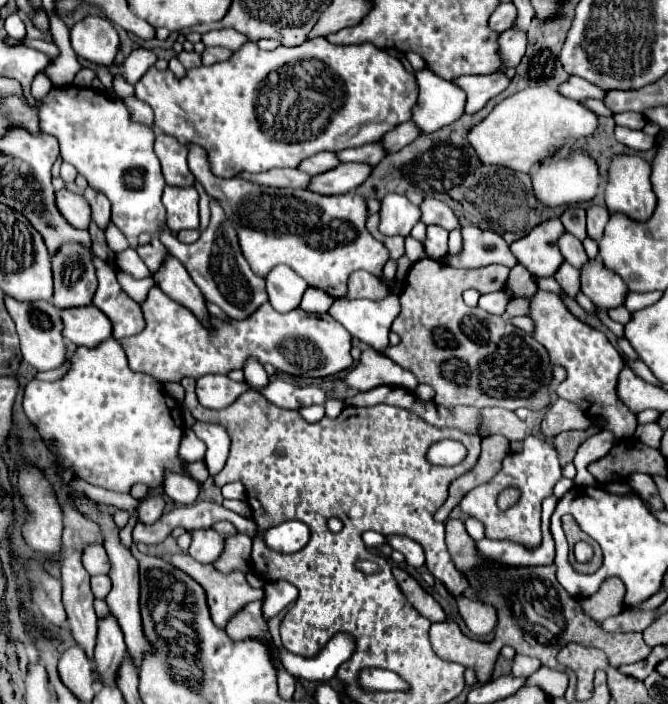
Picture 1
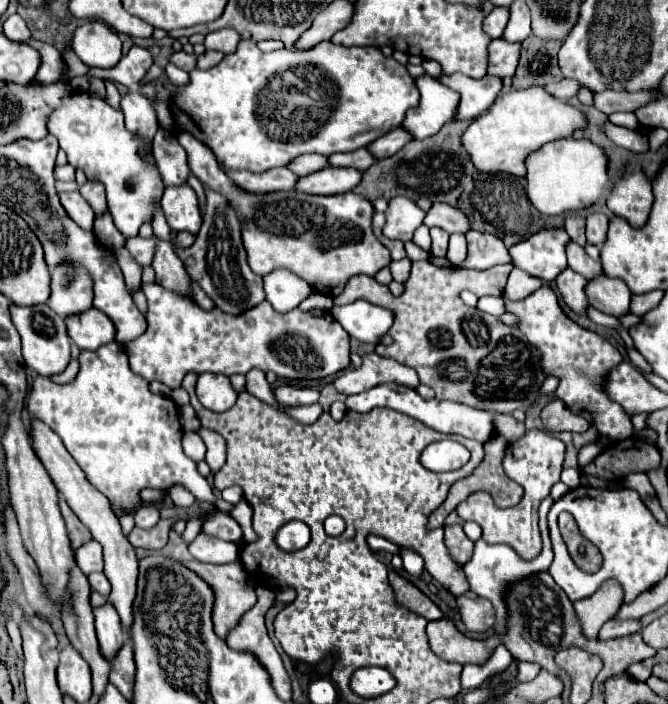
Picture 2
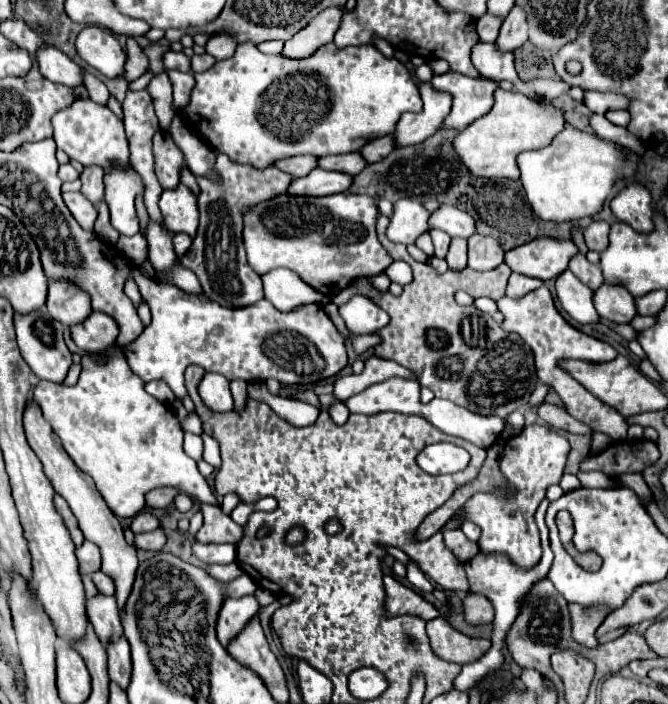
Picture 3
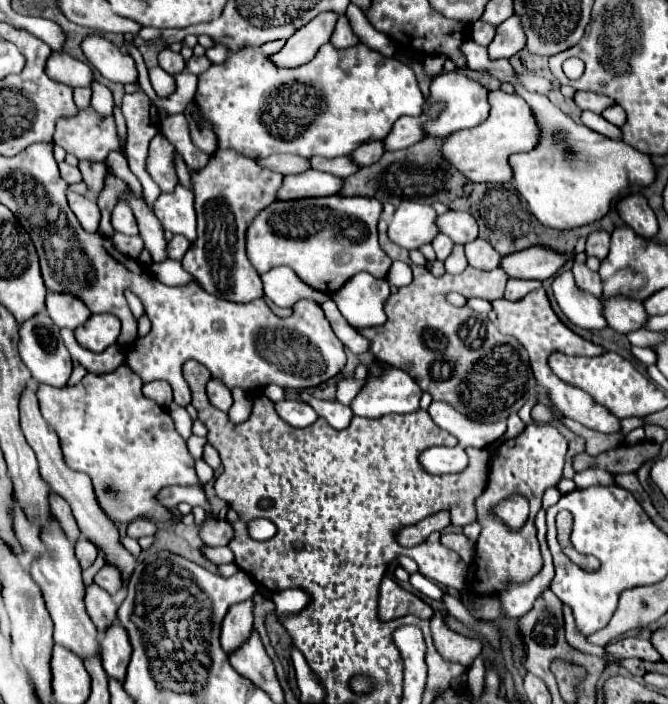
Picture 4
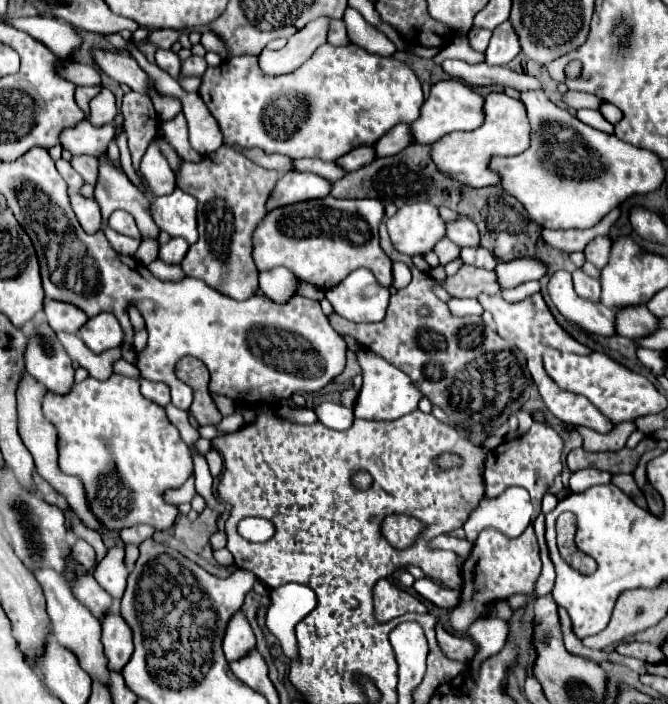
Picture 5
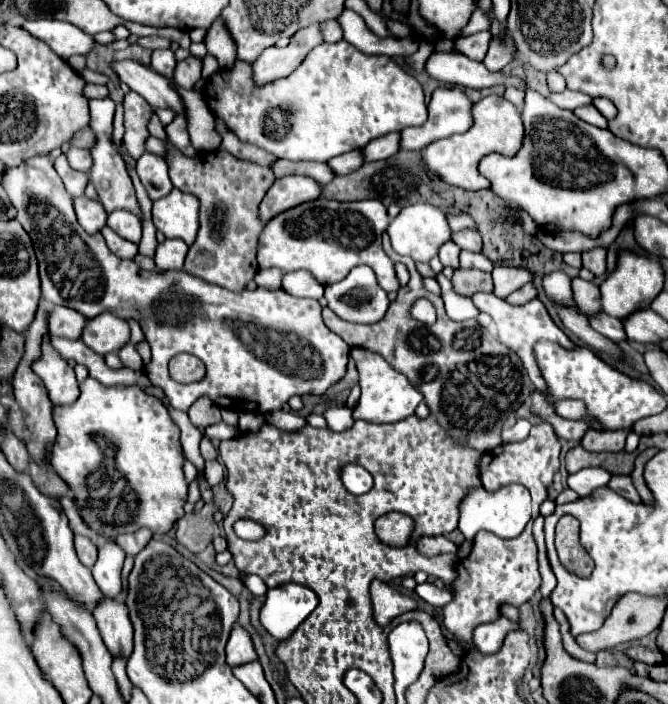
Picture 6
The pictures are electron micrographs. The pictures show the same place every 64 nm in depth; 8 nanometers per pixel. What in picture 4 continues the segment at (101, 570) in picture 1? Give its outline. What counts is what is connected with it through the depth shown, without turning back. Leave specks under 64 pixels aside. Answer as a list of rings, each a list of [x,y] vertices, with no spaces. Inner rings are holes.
[[[80,538],[80,540],[76,542],[74,550],[76,550],[76,558],[78,558],[82,570],[86,570],[88,566],[92,566],[92,562],[96,560],[96,554],[98,554],[96,546],[94,546],[90,540],[86,540],[86,538]]]

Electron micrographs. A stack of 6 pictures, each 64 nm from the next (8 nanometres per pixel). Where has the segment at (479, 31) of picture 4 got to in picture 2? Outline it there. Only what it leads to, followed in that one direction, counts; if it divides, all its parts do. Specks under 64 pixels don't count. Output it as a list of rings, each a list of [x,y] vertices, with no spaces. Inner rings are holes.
[[[494,8],[486,18],[484,18],[484,32],[496,40],[504,32],[504,26],[508,22],[508,8]]]

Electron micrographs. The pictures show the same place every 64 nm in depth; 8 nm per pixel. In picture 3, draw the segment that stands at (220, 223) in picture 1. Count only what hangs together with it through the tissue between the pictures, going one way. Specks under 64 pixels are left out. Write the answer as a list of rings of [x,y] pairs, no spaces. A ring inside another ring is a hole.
[[[138,90],[138,92],[126,92],[126,98],[122,102],[122,110],[124,110],[124,128],[126,128],[126,136],[130,142],[130,164],[132,168],[140,174],[142,182],[144,182],[144,204],[146,210],[150,214],[153,221],[159,223],[164,228],[163,218],[158,210],[158,198],[160,198],[160,184],[154,176],[154,158],[152,158],[152,136],[156,134],[156,130],[160,130],[158,118],[154,114],[154,104],[152,98],[148,94],[148,90]],[[226,154],[216,156],[214,172],[220,174],[220,182],[214,182],[206,176],[198,176],[199,226],[186,256],[182,258],[182,265],[192,270],[200,284],[204,294],[212,300],[226,304],[226,306],[248,306],[264,298],[262,294],[262,280],[256,272],[252,272],[244,242],[242,242],[242,218],[248,210],[252,210],[256,204],[262,204],[266,200],[272,200],[286,192],[288,182],[292,180],[290,174],[284,174],[282,170],[270,168],[254,168],[248,164],[232,162]]]

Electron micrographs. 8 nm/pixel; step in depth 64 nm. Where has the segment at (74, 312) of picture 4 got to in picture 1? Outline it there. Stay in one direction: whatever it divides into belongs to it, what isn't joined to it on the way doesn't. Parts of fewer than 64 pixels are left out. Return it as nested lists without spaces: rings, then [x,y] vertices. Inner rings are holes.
[[[62,246],[60,254],[52,258],[54,298],[58,310],[82,308],[92,304],[96,292],[96,274],[88,250],[82,246]]]

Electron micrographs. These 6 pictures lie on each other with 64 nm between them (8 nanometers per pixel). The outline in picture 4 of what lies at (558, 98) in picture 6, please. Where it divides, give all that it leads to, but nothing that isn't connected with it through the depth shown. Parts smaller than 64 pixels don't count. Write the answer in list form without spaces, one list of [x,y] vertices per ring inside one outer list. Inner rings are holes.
[[[576,92],[574,94],[574,102],[578,108],[582,110],[592,110],[596,114],[600,114],[604,108],[612,106],[612,98],[608,96],[600,96],[600,94],[594,94],[594,92]]]

